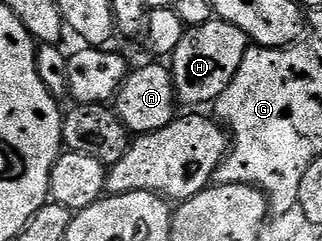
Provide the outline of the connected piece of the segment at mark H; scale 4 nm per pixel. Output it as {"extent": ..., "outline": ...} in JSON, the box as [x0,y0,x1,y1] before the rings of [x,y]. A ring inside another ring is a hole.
{"extent":[170,18,250,105],"outline":[[[213,18],[197,28],[188,28],[182,42],[173,50],[170,57],[172,81],[176,87],[176,98],[181,105],[211,105],[230,86],[234,74],[238,74],[238,66],[242,66],[242,58],[250,47],[250,41],[238,26],[230,26],[230,22]]]}

